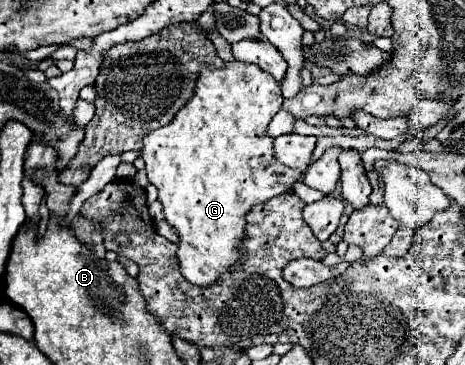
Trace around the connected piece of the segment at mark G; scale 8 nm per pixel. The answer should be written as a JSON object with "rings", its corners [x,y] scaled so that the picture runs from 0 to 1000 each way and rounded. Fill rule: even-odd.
{"rings":[[[488,170],[484,186],[441,186],[424,219],[419,258],[385,318],[359,345],[316,367],[308,384],[308,438],[320,499],[342,521],[338,548],[351,559],[351,586],[363,619],[381,636],[381,707],[394,756],[419,784],[454,784],[467,762],[501,729],[523,679],[527,586],[591,537],[630,521],[630,504],[652,493],[634,460],[617,460],[587,422],[587,378],[574,367],[583,323],[600,307],[609,279],[600,230],[574,197],[527,170]]]}

